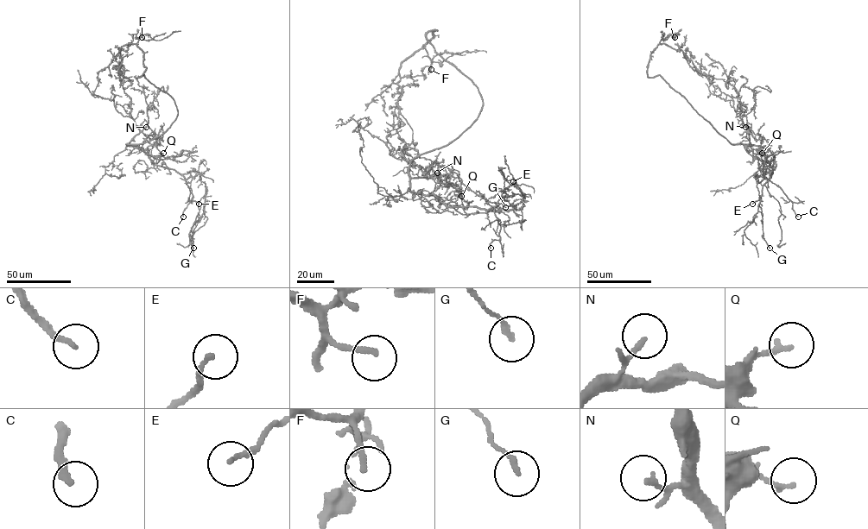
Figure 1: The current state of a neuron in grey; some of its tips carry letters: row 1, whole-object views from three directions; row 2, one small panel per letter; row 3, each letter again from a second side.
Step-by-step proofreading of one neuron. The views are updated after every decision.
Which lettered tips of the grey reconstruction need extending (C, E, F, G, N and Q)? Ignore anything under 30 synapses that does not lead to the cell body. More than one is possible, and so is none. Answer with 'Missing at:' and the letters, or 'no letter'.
Missing at: C, F

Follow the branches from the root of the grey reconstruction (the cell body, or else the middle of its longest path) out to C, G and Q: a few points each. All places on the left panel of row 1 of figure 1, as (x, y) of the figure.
C: (138, 129), (140, 132), (128, 145), (138, 147), (155, 165), (174, 169), (185, 179), (190, 202), (183, 217)
G: (138, 129), (128, 145), (155, 165), (180, 173), (198, 171), (205, 184), (191, 229), (193, 248)
Q: (138, 129), (140, 132), (128, 145), (138, 147), (149, 156), (163, 153)

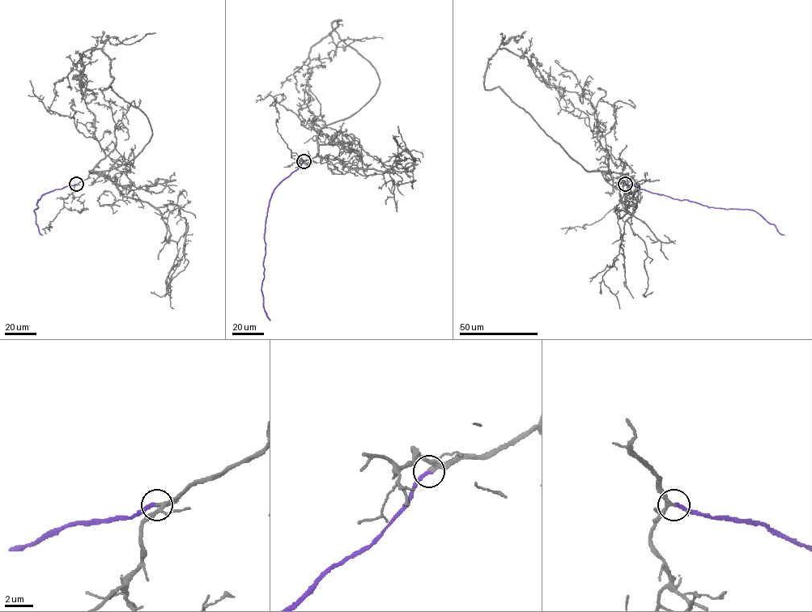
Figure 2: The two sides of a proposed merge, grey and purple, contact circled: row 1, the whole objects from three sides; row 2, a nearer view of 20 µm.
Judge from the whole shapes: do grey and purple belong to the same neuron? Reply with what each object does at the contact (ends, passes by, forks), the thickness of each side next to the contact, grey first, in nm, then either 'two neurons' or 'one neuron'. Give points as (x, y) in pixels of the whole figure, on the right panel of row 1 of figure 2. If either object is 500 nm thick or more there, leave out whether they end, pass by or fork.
grey forks | purple ends | 220/280 nm | one neuron

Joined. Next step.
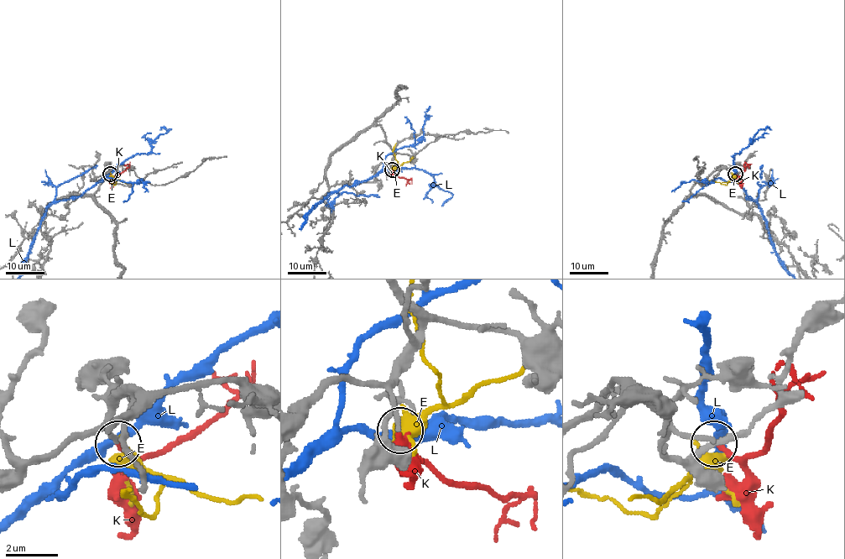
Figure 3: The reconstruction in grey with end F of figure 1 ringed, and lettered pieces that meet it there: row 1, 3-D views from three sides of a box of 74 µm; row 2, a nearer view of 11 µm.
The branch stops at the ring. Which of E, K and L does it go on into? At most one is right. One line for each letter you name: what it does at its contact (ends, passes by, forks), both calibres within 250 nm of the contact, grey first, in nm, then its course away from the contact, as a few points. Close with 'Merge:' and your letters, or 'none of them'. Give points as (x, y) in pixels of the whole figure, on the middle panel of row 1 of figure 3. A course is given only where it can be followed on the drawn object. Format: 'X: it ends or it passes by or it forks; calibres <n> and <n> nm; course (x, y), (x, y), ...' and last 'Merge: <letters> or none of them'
K: it ends; calibres 190 and 200 nm; course (391, 170), (410, 179), (411, 184)
Merge: K

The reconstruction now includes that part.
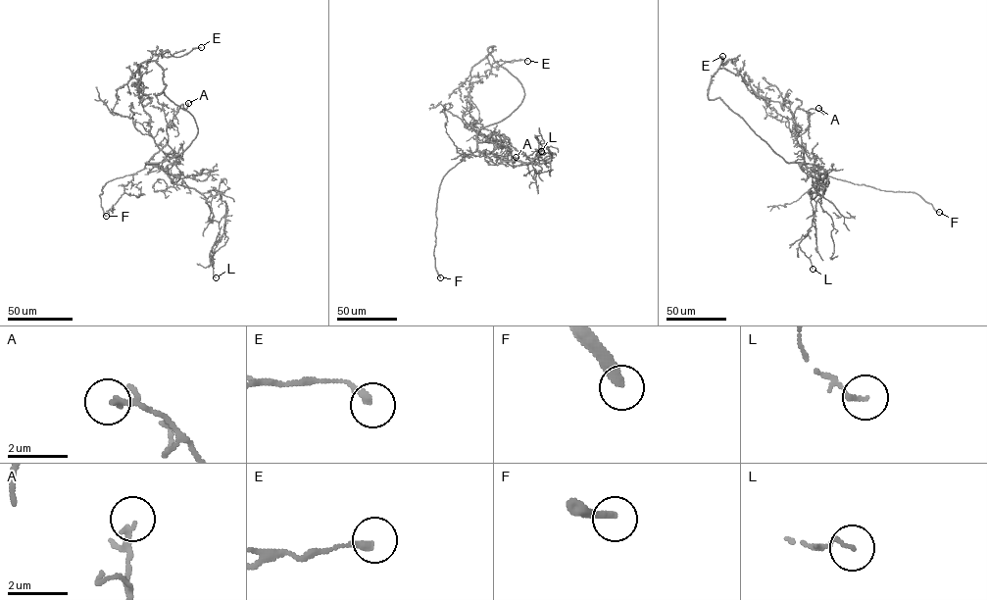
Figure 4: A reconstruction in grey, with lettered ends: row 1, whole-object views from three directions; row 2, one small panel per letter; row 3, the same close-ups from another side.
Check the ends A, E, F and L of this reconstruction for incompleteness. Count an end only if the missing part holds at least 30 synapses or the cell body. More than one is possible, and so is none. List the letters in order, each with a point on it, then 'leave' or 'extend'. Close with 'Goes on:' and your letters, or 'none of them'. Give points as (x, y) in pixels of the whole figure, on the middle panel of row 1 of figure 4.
A: place (516, 157); leave
E: place (527, 61); leave
F: place (440, 277); extend
L: place (541, 151); leave
Goes on: F

